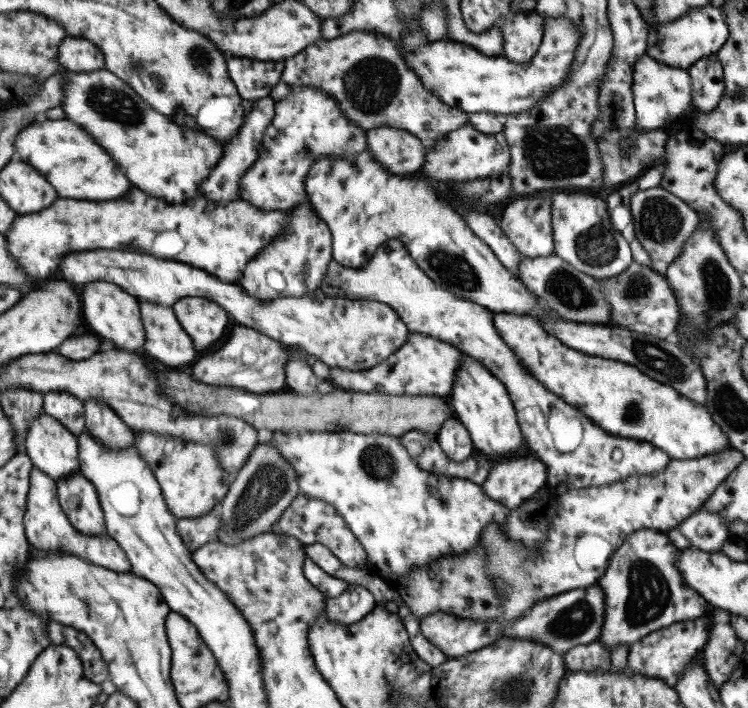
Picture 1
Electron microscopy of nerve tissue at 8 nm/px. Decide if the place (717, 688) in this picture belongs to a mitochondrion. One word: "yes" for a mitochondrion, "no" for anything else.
no

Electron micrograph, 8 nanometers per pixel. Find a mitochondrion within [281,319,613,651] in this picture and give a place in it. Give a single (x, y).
(575, 617)

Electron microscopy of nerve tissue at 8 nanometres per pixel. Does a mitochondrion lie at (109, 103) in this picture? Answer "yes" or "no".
yes

